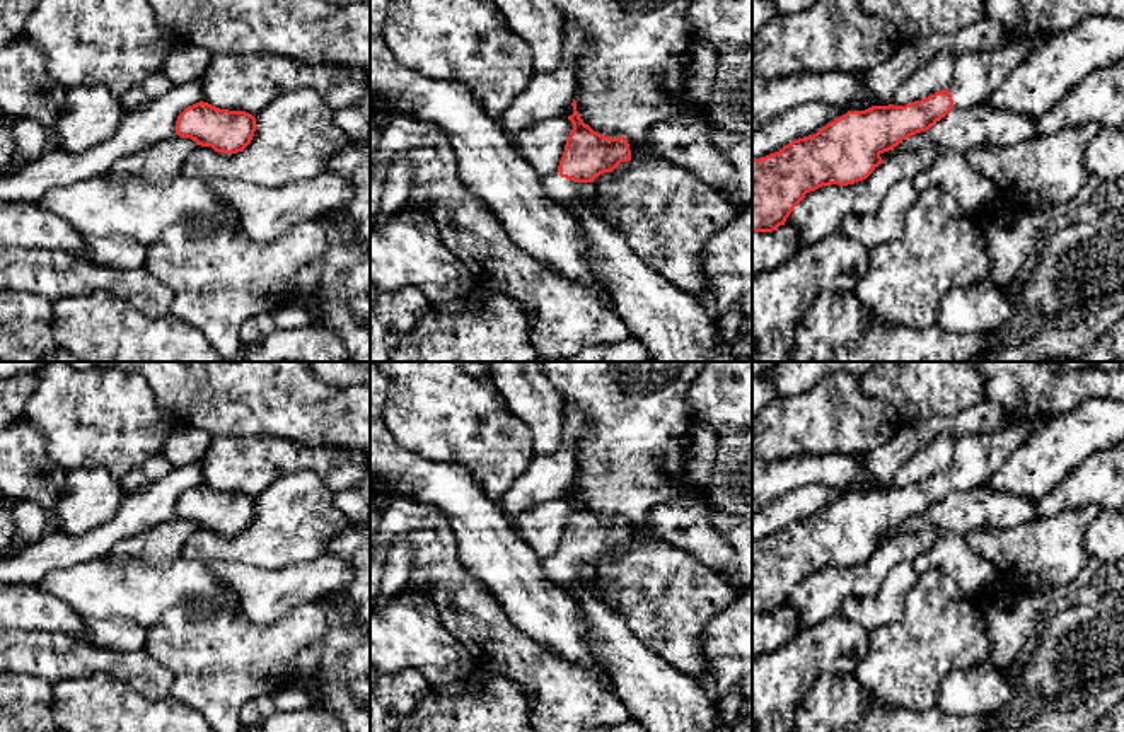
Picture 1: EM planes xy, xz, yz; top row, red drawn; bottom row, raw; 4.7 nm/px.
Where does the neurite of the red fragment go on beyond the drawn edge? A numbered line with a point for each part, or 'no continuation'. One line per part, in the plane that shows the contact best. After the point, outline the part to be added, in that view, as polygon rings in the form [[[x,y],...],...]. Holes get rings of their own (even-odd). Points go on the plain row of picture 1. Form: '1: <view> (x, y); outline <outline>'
1: xz (565, 574); outline [[[558,551],[542,558],[541,568],[546,580],[558,584],[565,590],[576,584],[582,575],[582,565],[561,560]]]

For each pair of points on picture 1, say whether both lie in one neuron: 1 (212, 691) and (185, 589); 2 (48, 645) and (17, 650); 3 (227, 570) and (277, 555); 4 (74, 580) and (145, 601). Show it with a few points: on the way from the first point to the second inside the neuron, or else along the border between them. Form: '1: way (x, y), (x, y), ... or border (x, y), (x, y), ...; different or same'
1: border (229, 603), (173, 604), (154, 625); different
2: way (41, 650), (24, 650); same
3: border (207, 562), (248, 563), (260, 569), (287, 565); different
4: way (91, 589), (128, 589); same

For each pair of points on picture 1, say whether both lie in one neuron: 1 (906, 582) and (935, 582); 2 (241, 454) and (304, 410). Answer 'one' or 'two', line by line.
1: two
2: two

